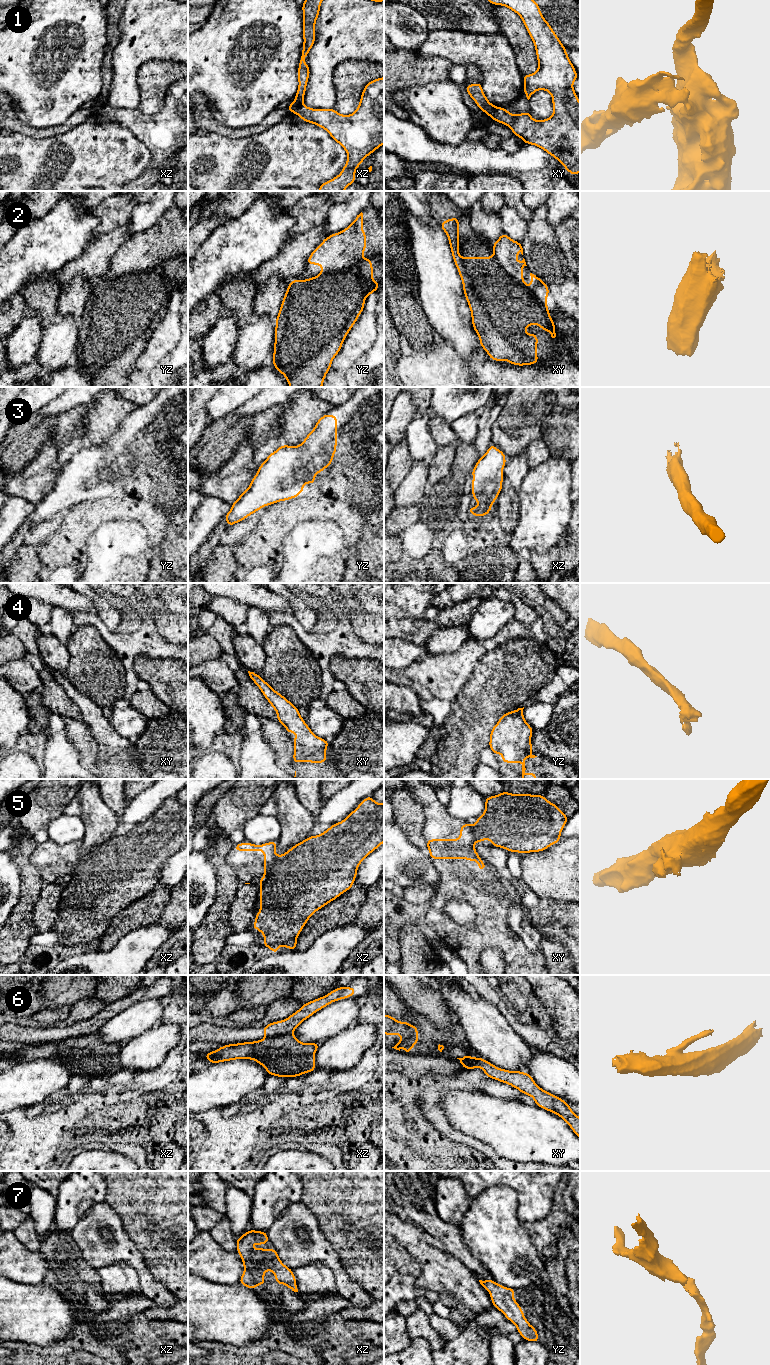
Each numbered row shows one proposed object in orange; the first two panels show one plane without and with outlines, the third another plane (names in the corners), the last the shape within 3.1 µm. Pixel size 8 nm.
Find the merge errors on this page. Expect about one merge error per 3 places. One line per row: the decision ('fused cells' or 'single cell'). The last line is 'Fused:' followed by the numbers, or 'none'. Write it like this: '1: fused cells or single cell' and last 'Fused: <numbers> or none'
1: fused cells
2: fused cells
3: single cell
4: single cell
5: fused cells
6: fused cells
7: single cell
Fused: 1, 2, 5, 6

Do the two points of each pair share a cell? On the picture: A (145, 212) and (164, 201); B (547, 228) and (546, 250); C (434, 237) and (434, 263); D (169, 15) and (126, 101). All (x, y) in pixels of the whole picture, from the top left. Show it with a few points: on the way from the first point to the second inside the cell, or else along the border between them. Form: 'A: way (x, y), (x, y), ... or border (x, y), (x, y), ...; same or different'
A: way (150, 211), (159, 204); same
B: way (547, 233), (547, 245); same
C: way (434, 243), (434, 257); same
D: way (148, 36), (127, 57), (126, 80); same

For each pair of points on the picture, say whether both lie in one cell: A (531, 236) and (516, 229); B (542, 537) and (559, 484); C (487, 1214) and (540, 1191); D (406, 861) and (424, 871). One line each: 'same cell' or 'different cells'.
A: different cells
B: same cell
C: different cells
D: same cell

